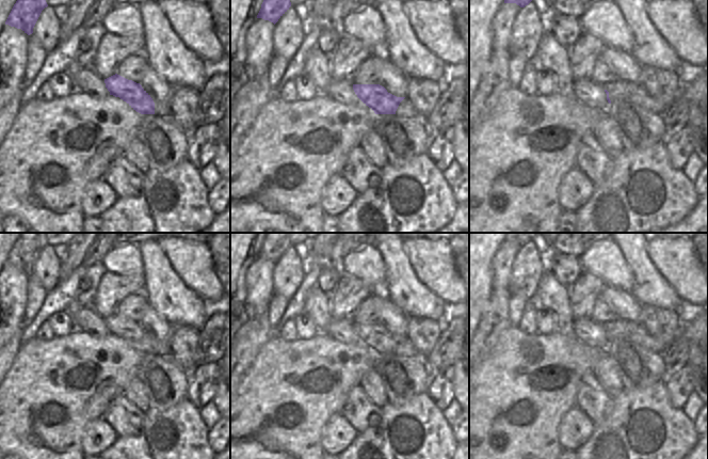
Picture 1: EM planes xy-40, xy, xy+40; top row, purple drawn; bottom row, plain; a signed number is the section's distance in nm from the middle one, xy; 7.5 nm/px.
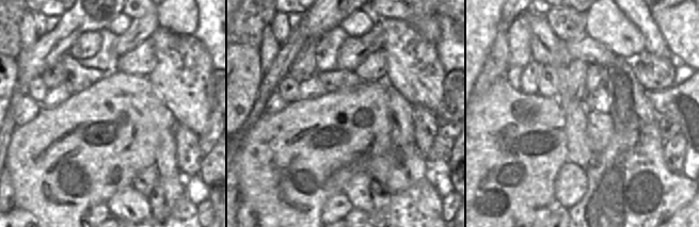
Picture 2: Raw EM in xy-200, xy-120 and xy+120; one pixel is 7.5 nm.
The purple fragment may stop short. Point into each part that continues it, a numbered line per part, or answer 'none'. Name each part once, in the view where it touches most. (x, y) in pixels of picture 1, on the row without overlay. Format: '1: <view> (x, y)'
1: xy (405, 347)

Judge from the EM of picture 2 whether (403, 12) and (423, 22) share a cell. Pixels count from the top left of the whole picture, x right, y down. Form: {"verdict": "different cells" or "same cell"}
{"verdict": "same cell"}

